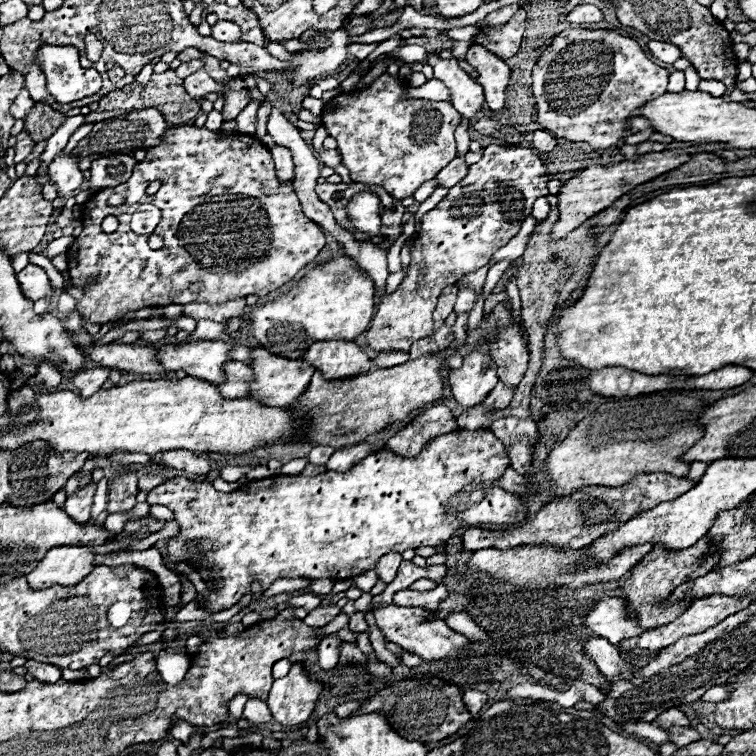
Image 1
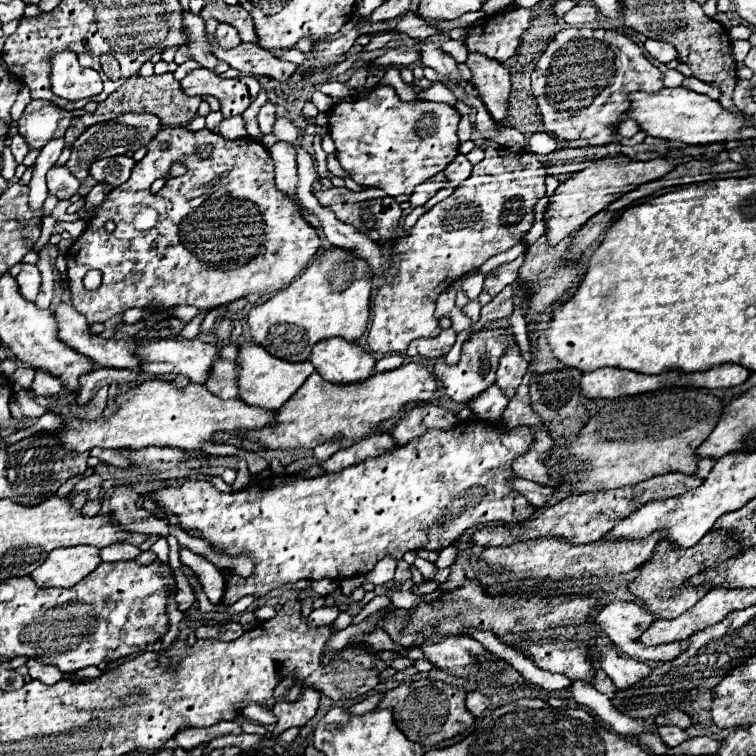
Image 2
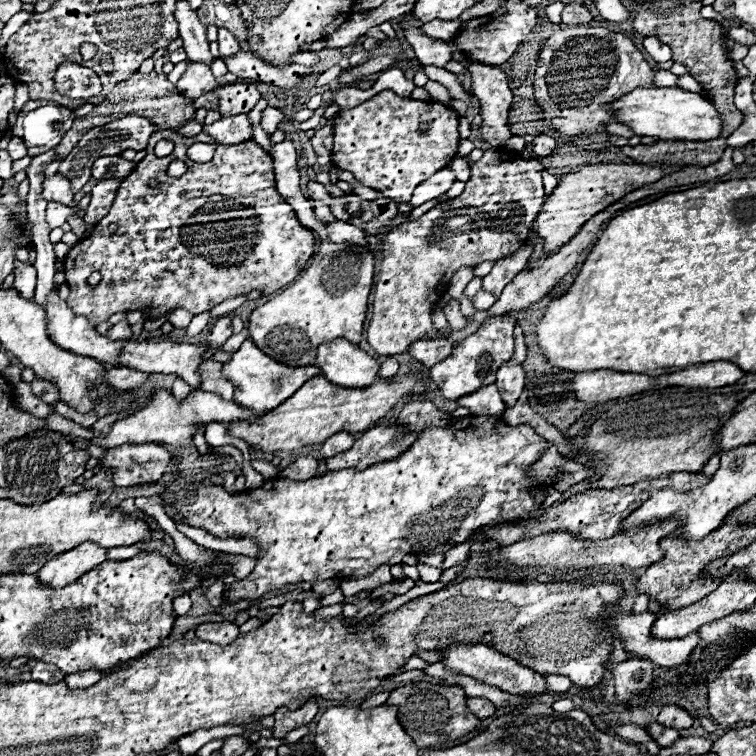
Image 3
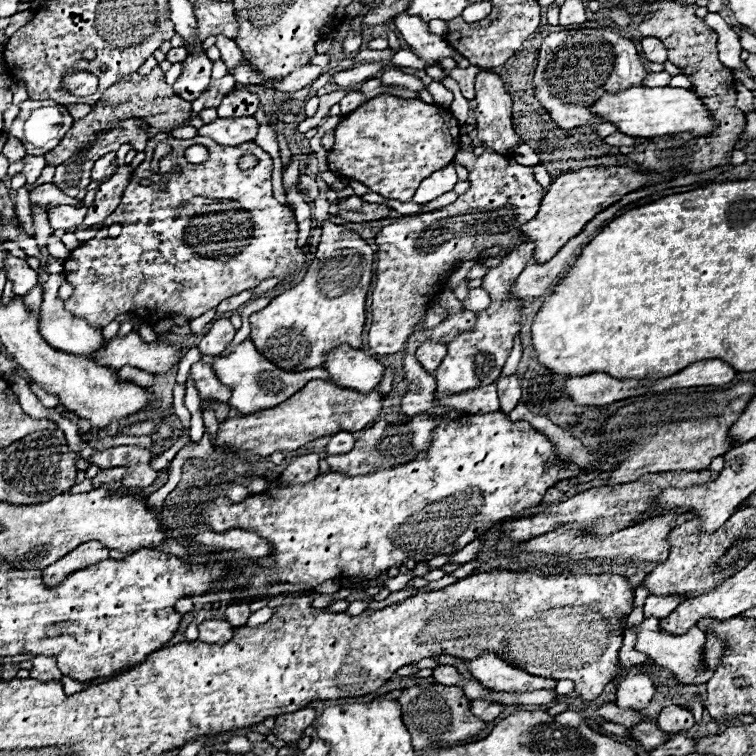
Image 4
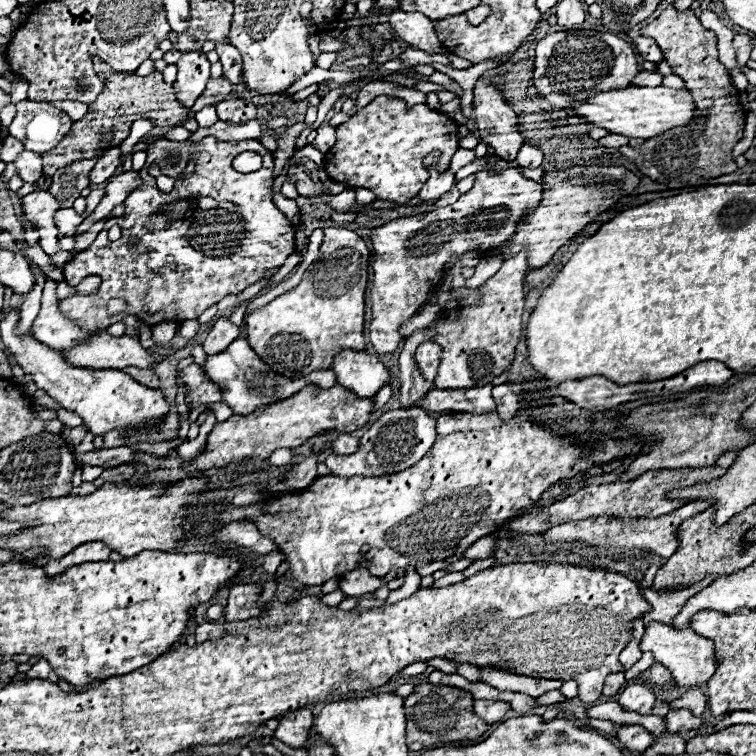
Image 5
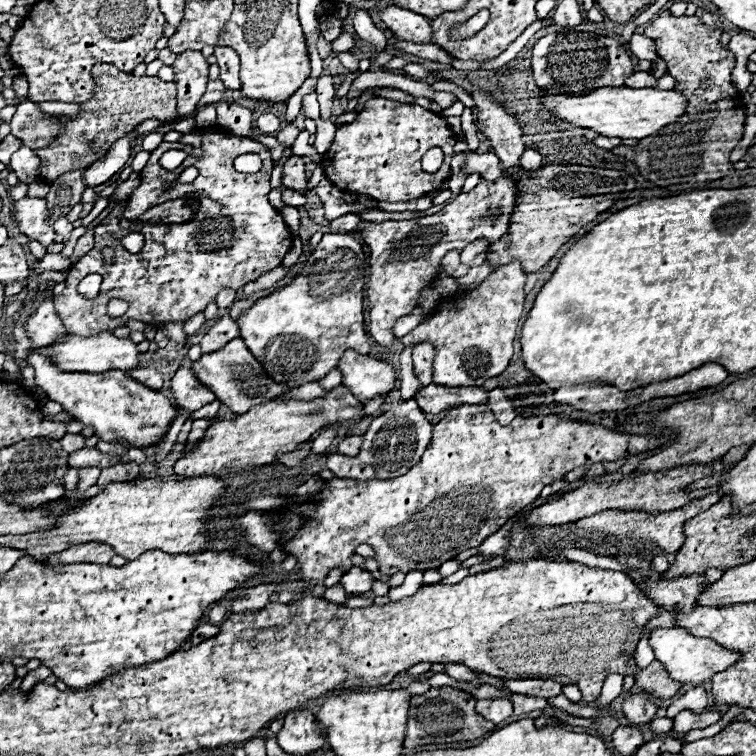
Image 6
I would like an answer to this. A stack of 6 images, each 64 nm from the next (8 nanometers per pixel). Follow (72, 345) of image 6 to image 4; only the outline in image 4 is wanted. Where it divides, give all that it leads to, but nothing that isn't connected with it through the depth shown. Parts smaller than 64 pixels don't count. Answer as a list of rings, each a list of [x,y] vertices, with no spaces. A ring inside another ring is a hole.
[[[136,332],[128,336],[114,336],[104,342],[94,354],[88,354],[92,362],[98,366],[106,366],[118,370],[122,366],[134,366],[146,372],[168,372],[172,366],[178,366],[178,348],[172,348],[164,342],[146,344],[140,340]]]

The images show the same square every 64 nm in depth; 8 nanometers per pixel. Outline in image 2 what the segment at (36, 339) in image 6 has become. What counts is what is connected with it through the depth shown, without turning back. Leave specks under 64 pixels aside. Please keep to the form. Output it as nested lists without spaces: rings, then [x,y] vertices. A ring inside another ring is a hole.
[[[64,302],[56,304],[52,314],[54,314],[56,324],[58,324],[58,338],[62,342],[66,342],[78,354],[88,356],[92,362],[96,362],[102,368],[130,368],[130,370],[138,368],[138,358],[134,356],[134,342],[130,338],[106,340],[106,338],[100,338],[98,334],[92,334],[86,318],[82,314],[78,314],[70,304],[64,304]]]

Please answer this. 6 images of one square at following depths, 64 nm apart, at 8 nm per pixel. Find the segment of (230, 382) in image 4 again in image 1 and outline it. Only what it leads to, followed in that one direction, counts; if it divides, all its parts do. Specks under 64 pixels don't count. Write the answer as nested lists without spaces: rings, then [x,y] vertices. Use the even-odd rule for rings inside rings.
[[[254,348],[252,350],[252,364],[250,368],[254,368],[254,378],[250,382],[250,390],[248,396],[272,406],[272,408],[286,408],[290,406],[310,384],[310,378],[314,374],[314,366],[304,362],[304,360],[286,360],[280,356],[270,354],[266,348]]]

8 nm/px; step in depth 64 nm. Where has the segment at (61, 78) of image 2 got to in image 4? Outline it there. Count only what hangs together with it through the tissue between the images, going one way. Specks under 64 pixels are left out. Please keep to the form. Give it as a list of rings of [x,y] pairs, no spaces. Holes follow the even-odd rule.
[[[72,72],[66,74],[64,88],[76,96],[90,96],[98,90],[98,78],[94,78],[90,72]]]

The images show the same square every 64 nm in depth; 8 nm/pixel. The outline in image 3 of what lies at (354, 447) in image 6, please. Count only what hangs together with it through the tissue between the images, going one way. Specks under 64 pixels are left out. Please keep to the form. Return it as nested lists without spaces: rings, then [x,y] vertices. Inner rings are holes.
[[[338,432],[336,436],[330,436],[330,438],[324,442],[324,446],[320,448],[320,452],[322,452],[324,458],[330,458],[330,456],[336,456],[336,454],[340,454],[340,452],[350,450],[352,444],[354,444],[354,436],[352,436],[352,434]]]

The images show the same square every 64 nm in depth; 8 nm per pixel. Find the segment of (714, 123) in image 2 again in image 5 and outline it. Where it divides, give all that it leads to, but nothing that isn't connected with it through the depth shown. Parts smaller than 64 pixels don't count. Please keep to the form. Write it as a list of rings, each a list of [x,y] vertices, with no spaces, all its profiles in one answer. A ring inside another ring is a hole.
[[[628,86],[622,90],[608,90],[588,98],[586,102],[570,102],[574,114],[582,122],[594,124],[598,128],[606,128],[610,134],[622,134],[626,138],[652,138],[670,128],[686,126],[694,116],[694,102],[688,90],[680,88],[648,88],[648,86]]]

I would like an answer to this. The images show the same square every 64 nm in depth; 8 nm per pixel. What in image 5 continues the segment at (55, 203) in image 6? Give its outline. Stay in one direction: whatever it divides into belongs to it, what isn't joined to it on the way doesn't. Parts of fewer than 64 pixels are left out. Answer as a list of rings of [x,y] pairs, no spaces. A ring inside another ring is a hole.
[[[96,158],[94,160],[72,162],[70,166],[58,170],[58,174],[54,174],[50,194],[54,194],[58,198],[62,210],[72,208],[74,200],[80,198],[80,192],[90,186],[88,174],[90,174],[94,162],[96,162]]]

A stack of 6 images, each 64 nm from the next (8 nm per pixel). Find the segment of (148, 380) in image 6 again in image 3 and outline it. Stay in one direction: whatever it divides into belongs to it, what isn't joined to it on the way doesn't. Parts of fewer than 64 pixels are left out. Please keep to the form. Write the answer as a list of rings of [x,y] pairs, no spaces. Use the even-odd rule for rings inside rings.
[[[122,366],[124,372],[118,372],[118,368],[110,368],[106,370],[106,382],[118,390],[130,390],[130,388],[138,388],[148,380],[148,374],[142,372],[130,372],[126,370],[126,366]]]

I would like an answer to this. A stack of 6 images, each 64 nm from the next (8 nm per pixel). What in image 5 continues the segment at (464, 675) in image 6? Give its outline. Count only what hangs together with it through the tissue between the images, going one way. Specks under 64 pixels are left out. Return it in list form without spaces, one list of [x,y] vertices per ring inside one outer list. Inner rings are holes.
[[[434,658],[428,664],[436,666],[436,670],[440,670],[444,674],[454,674],[456,672],[456,662],[450,662],[450,660],[444,660],[444,658]]]

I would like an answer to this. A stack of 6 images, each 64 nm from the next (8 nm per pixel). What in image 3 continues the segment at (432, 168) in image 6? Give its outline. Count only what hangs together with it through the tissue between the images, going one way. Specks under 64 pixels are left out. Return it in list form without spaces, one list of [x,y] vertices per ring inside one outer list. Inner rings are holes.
[[[446,166],[446,168],[438,170],[436,174],[432,174],[430,178],[426,178],[420,186],[416,186],[410,204],[416,208],[428,200],[438,198],[438,196],[446,194],[454,182],[456,182],[456,174]]]

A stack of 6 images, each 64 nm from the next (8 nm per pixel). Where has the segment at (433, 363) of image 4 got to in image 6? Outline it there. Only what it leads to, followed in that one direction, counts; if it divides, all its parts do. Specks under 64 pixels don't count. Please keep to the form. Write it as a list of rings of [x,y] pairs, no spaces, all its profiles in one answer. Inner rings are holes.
[[[416,344],[412,348],[412,360],[414,360],[414,374],[418,376],[422,386],[428,386],[432,382],[434,346],[430,346],[430,344]]]

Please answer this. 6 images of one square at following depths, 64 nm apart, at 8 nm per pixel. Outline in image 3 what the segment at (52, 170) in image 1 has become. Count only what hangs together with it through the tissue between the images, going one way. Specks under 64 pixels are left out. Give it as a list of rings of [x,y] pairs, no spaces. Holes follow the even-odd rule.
[[[52,176],[42,182],[42,198],[48,202],[60,202],[60,204],[70,204],[72,202],[72,190],[70,190],[70,180],[62,176]]]

